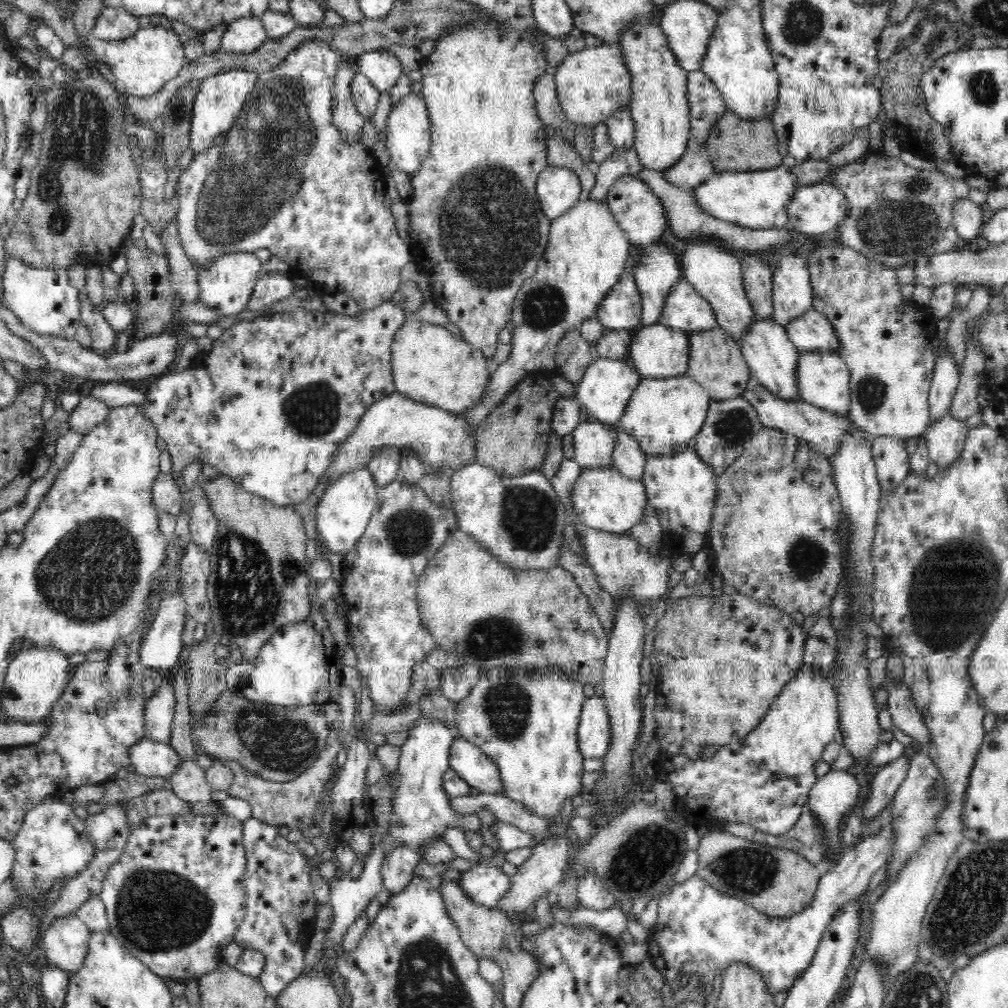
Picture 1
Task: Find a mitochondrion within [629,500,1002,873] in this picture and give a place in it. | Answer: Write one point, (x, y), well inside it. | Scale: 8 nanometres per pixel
(946, 610)

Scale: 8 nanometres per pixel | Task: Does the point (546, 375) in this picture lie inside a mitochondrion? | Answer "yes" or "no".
no

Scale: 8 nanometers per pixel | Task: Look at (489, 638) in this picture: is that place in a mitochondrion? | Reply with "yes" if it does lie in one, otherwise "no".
yes

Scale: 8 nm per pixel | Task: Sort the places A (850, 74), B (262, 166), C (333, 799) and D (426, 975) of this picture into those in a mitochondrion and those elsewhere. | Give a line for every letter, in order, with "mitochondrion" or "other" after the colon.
A: other
B: mitochondrion
C: other
D: mitochondrion

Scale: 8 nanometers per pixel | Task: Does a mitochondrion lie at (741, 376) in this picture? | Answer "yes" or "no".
no

